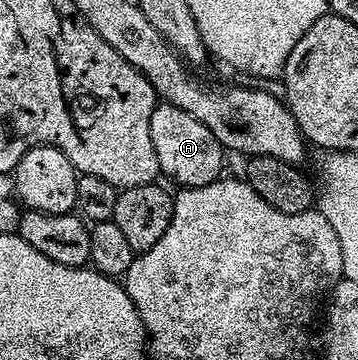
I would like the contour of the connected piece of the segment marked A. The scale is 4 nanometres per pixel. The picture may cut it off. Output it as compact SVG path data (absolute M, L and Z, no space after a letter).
M157 104L154 115L150 115L150 140L154 143L154 155L158 155L161 174L177 181L177 186L185 189L206 187L206 183L221 180L225 172L224 146L218 139L214 139L214 131L210 131L206 123L198 123L194 115L186 115L182 107Z

